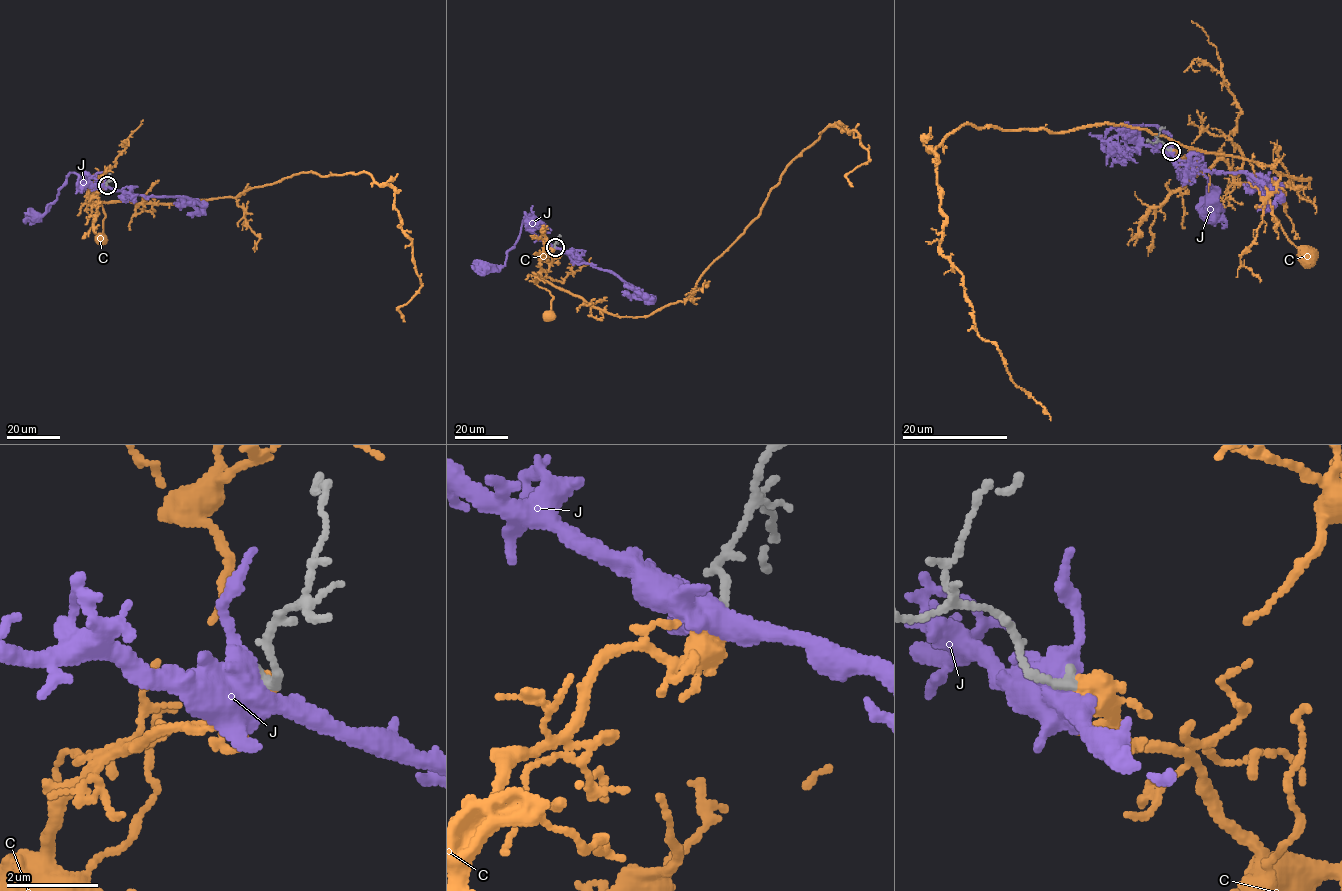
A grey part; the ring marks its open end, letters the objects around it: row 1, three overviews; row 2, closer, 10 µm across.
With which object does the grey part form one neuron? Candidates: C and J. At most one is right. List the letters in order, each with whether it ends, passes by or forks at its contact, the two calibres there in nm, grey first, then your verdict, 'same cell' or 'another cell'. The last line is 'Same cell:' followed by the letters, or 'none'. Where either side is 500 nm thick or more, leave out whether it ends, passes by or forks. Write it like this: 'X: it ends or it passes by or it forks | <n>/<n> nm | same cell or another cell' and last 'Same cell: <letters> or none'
C: it passes by | 240/460 nm | same cell
J: 240/500 nm | another cell
Same cell: C

